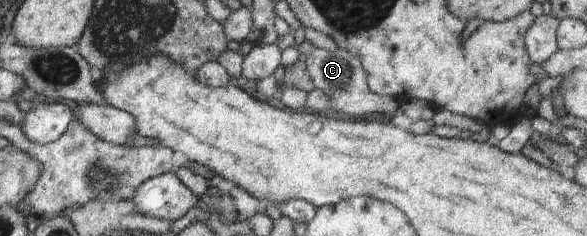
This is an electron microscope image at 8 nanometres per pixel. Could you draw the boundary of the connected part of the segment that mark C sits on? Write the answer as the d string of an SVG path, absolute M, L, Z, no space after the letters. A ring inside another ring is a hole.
M314 48L306 56L306 67L316 89L332 98L333 107L330 114L345 114L346 117L362 117L370 113L382 113L394 116L399 113L400 102L392 96L381 96L374 93L367 84L366 74L360 60L342 48L325 50Z

